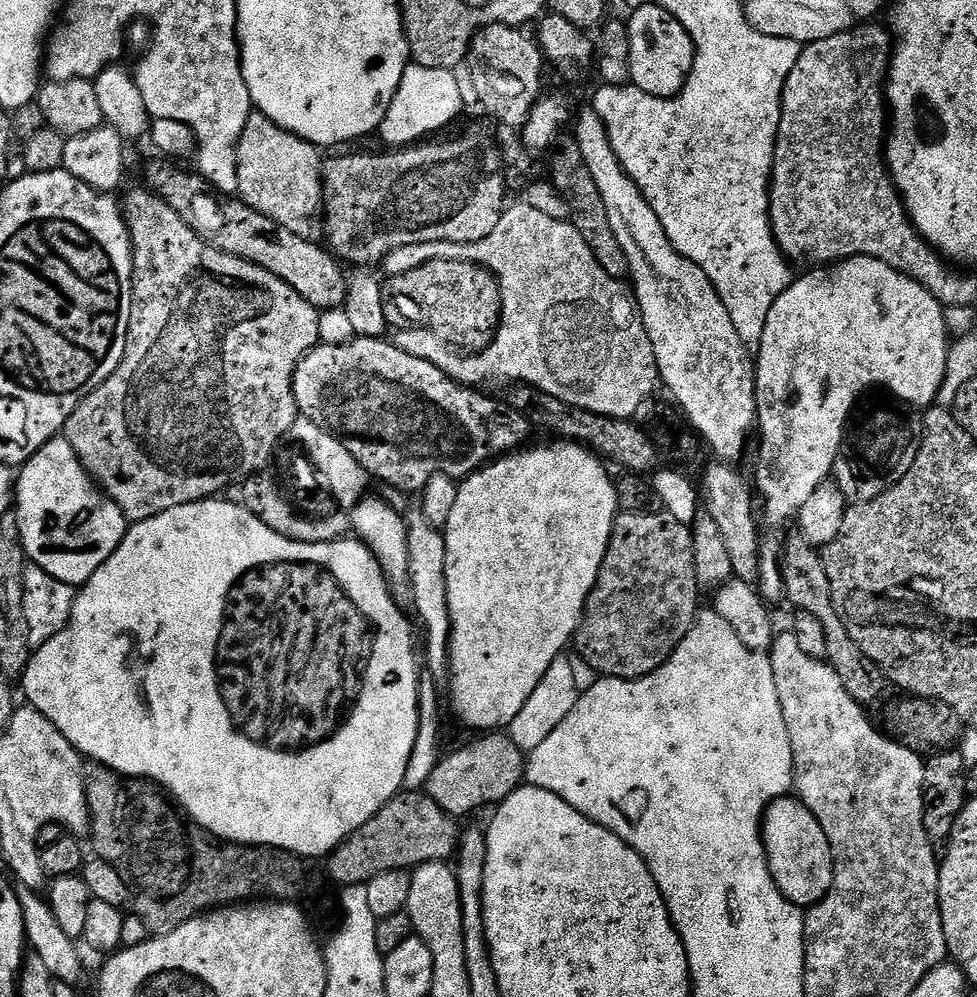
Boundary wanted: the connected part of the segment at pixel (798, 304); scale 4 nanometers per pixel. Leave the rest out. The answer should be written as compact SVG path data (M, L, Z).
M855 256L808 271L812 272L797 275L774 306L770 306L758 345L760 357L757 355L754 360L758 432L760 428L760 457L756 460L754 488L764 499L764 520L772 528L784 528L791 520L793 523L810 494L832 476L840 445L846 439L844 427L856 399L867 388L881 384L893 392L891 395L897 401L913 409L924 410L935 405L946 374L950 347L944 305L930 294L930 290L886 266L886 262Z

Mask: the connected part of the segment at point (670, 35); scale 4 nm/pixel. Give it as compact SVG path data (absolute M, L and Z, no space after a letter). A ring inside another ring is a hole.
M652 3L635 9L626 20L628 30L628 74L645 96L671 98L684 89L688 75L692 73L696 47L690 34L666 10Z

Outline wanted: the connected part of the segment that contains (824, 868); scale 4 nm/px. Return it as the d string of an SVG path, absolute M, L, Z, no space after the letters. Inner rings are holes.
M785 794L782 798L771 801L762 812L762 846L766 850L766 858L770 866L770 874L778 886L778 890L797 908L807 910L818 903L832 888L834 870L832 869L832 847L826 838L826 830L810 814L810 810L795 795Z

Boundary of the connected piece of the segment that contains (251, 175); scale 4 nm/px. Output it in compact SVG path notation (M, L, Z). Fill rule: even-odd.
M253 111L236 147L239 199L258 210L258 214L274 218L278 226L286 226L286 230L294 230L299 236L311 237L315 228L317 231L324 202L325 161L320 160L320 155L317 145L279 128L270 118Z

